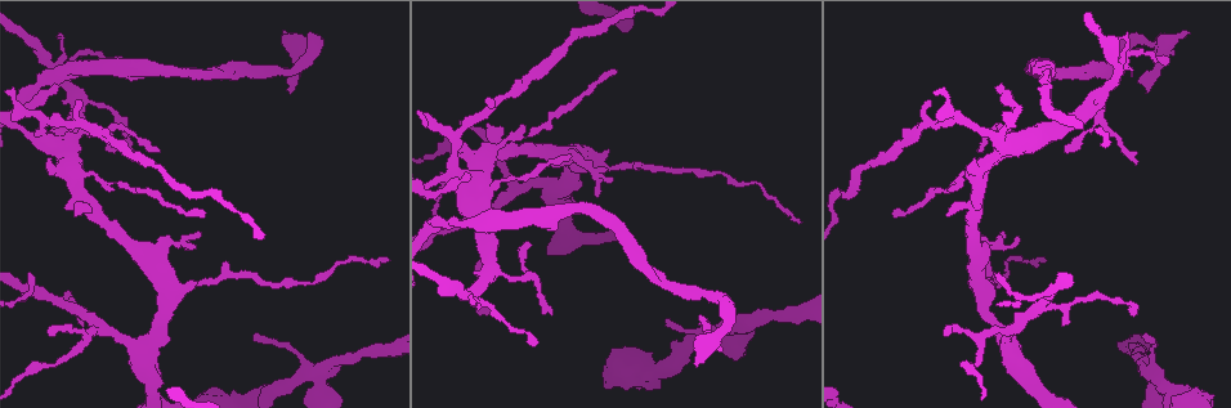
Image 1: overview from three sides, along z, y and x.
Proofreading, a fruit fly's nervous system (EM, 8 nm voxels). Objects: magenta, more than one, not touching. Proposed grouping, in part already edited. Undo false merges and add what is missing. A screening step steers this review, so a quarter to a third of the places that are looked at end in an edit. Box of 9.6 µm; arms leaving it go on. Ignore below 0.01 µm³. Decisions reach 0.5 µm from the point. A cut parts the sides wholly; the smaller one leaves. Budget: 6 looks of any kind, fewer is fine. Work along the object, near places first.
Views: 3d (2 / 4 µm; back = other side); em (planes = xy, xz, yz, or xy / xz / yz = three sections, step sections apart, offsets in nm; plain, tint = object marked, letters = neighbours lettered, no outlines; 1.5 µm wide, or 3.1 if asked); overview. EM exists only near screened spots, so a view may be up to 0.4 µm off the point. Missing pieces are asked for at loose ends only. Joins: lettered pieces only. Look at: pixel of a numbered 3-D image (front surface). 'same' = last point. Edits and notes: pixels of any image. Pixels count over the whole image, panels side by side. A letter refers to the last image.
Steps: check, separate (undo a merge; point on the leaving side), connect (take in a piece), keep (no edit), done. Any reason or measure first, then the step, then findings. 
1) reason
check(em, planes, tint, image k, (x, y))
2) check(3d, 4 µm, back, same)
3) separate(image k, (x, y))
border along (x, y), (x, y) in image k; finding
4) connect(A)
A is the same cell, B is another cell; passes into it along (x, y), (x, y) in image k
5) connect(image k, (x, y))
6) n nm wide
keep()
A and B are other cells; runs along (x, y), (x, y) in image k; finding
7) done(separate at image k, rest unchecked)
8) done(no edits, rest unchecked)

an open end
check(3d, 2 µm, image 1, (700, 326))

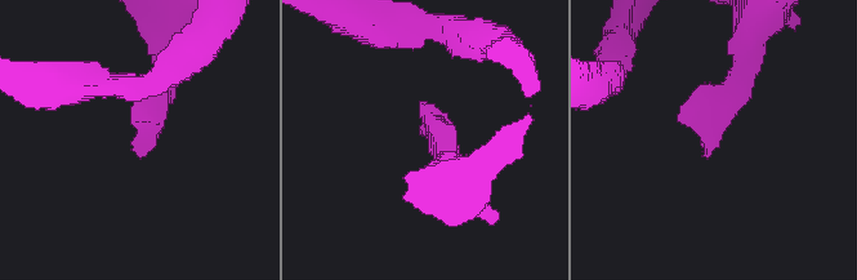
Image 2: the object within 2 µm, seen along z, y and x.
shape alone is not enough
check(em, planes, plain, image 2, (706, 158))

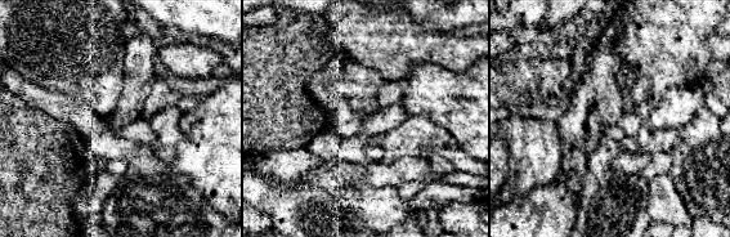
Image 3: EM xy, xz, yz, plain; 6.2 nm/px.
see the neighbours
check(em, planes, letters, same)

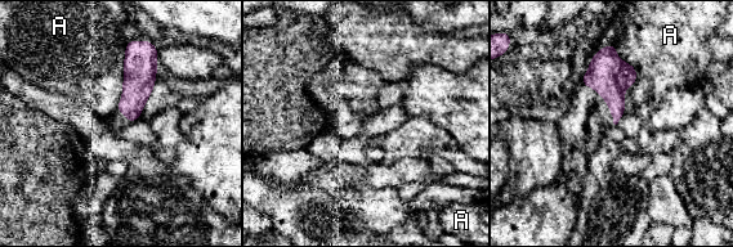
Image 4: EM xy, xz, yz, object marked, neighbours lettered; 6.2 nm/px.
keep()
A is another cell; border along (612, 43), (635, 68), (625, 113) in image 4; no lettered piece goes on from it

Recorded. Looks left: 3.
an open end
check(em, planes, plain, image 1, (283, 32))

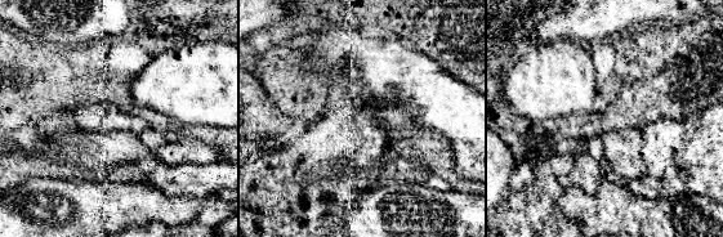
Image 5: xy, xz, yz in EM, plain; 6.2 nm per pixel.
see the neighbours
check(em, planes, letters, same)

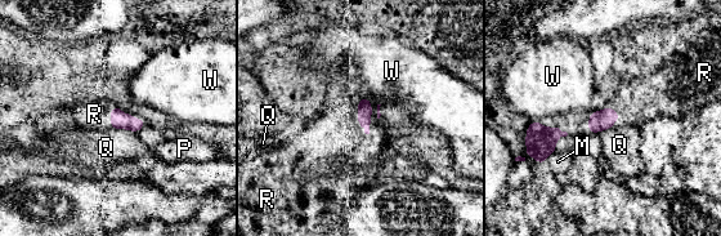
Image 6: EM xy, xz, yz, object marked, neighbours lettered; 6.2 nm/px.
connect(R)
R is the same cell, M, P, Q and W are other cells; it goes on there

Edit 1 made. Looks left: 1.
done(connect at image 6, rest unchecked)

